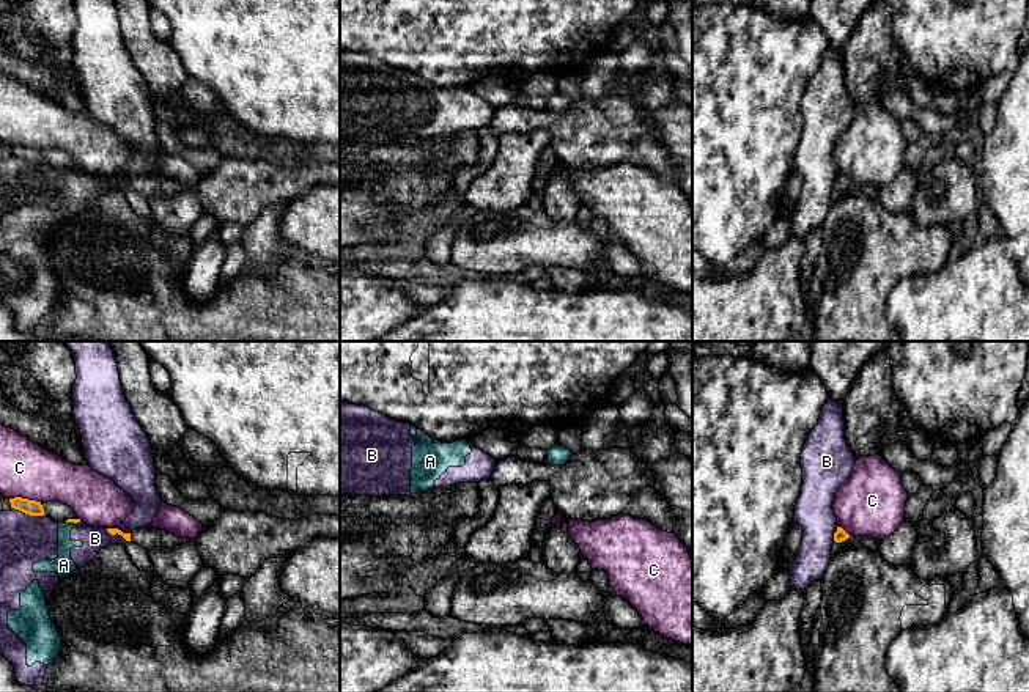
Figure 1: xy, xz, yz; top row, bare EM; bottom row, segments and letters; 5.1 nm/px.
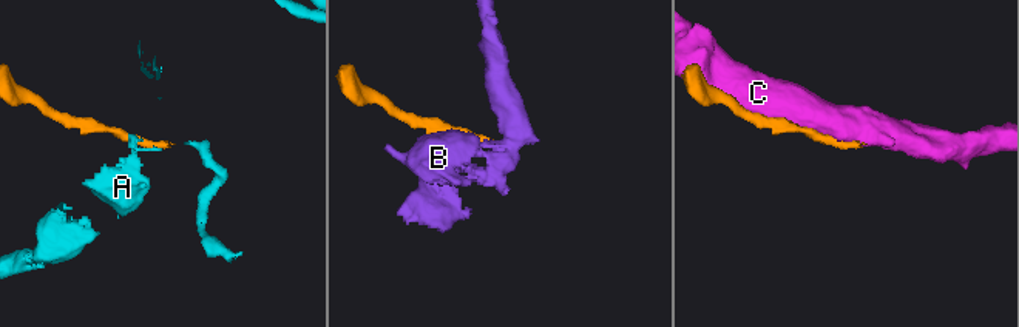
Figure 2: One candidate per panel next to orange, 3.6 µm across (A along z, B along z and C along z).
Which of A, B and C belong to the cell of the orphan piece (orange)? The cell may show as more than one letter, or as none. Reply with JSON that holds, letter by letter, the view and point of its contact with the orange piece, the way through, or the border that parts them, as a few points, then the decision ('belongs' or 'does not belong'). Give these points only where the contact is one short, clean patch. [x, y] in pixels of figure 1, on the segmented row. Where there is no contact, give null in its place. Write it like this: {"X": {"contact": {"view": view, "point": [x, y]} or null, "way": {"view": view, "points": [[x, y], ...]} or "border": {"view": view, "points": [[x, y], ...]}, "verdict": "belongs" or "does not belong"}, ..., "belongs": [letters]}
{"A": {"contact": {"view": "xy", "point": [73, 521]}, "border": {"view": "xy", "points": [[65, 521], [81, 521]]}, "verdict": "does not belong"}, "B": {"contact": {"view": "xy", "point": [29, 513]}, "verdict": "does not belong"}, "C": {"contact": {"view": "xy", "point": [25, 499]}, "verdict": "does not belong"}, "belongs": []}

